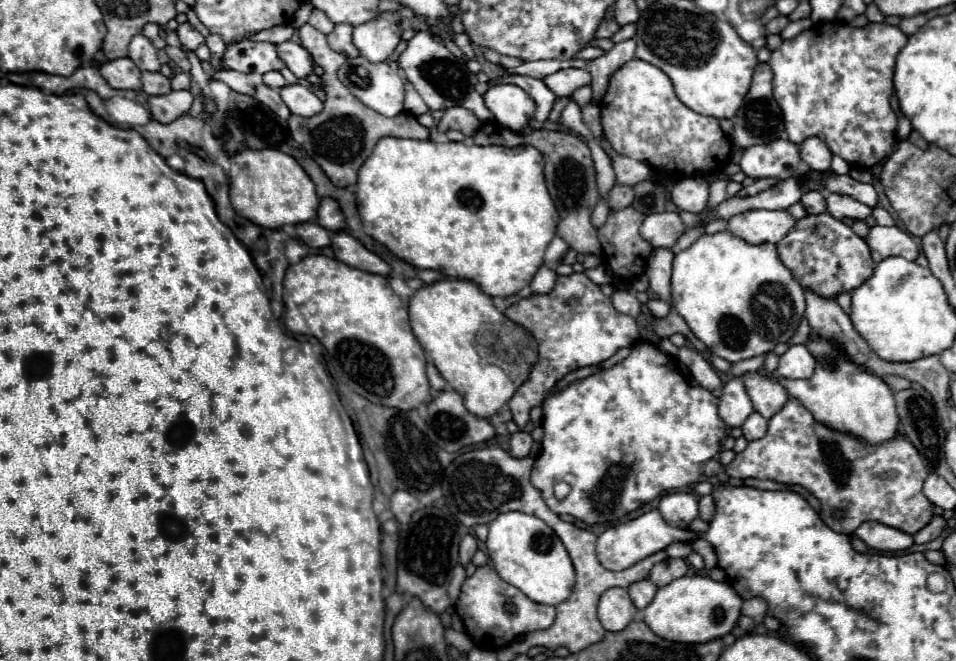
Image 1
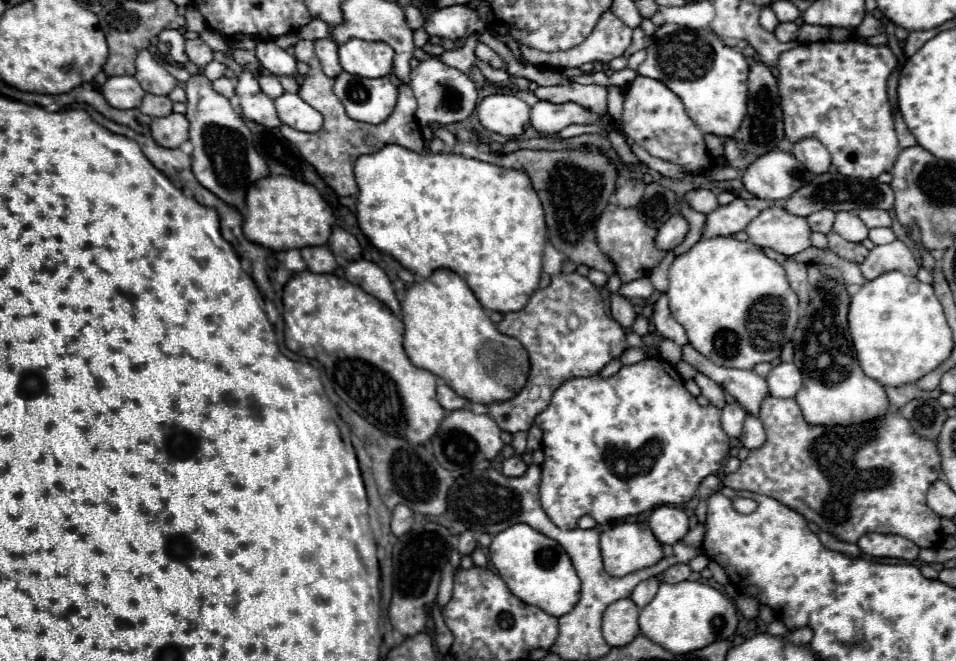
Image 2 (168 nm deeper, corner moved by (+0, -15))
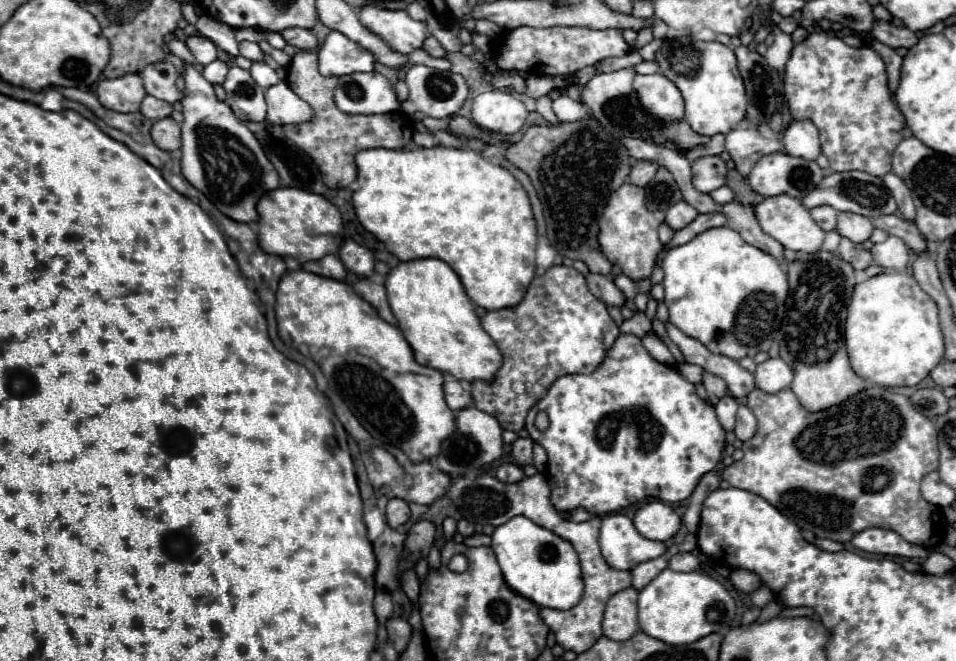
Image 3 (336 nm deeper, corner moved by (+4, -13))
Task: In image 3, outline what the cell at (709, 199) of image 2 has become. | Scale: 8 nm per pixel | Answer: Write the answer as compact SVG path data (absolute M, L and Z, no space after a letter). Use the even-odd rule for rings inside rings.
M704 156L692 164L692 184L698 192L710 194L712 190L724 186L726 164L720 156Z

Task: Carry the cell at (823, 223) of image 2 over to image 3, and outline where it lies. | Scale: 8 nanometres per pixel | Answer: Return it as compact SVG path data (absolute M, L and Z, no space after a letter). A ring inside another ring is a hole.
M816 206L810 210L810 216L822 230L834 230L838 212L832 206Z

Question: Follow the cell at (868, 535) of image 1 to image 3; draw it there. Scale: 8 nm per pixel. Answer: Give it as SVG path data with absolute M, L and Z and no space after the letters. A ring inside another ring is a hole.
M866 528L852 538L852 546L870 552L870 554L886 554L886 556L904 556L904 558L926 558L928 550L916 544L906 542L894 530L886 528Z

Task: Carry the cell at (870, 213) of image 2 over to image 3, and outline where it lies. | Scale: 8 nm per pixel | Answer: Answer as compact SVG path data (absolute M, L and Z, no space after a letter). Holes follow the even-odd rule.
M888 214L888 216L876 216L872 218L874 228L882 228L884 232L902 238L912 250L926 250L926 240L922 238L922 234L918 232L918 228L910 222L906 222L904 218L898 218L896 214Z

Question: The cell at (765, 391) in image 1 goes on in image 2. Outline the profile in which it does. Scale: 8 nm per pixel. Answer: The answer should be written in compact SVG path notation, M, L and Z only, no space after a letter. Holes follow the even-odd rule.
M690 344L682 346L682 358L688 364L692 364L698 372L718 382L728 394L732 394L738 400L740 406L744 406L748 414L758 416L762 400L768 396L768 386L762 376L754 374L754 370L736 370L712 364L712 360L696 352Z

